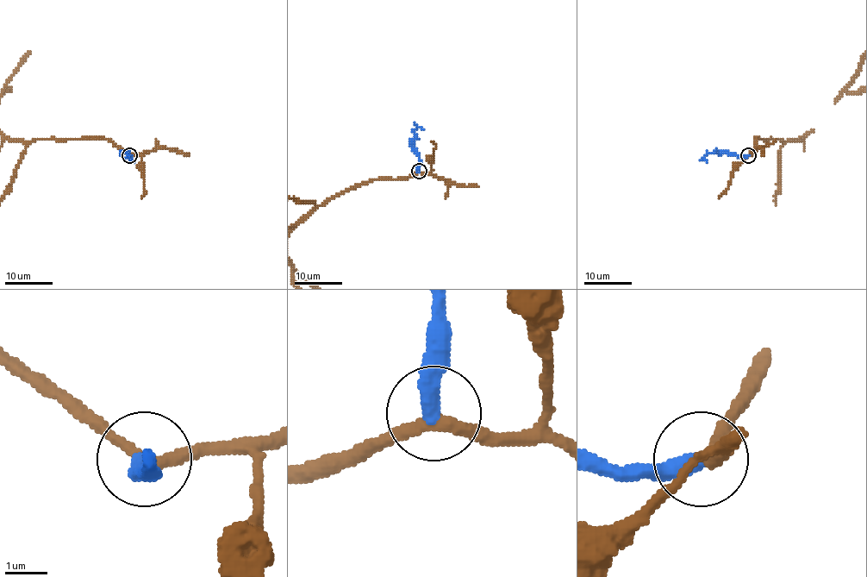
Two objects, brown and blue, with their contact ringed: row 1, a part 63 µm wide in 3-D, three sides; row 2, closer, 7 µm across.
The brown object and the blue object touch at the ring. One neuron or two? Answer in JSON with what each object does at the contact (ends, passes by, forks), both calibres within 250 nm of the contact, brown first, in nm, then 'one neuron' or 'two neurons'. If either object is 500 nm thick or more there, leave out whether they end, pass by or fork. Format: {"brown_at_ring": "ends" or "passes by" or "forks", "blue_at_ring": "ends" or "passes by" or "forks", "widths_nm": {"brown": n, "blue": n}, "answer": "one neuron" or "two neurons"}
{"brown_at_ring": "passes by", "blue_at_ring": "ends", "widths_nm": {"brown": 280, "blue": 440}, "answer": "two neurons"}

